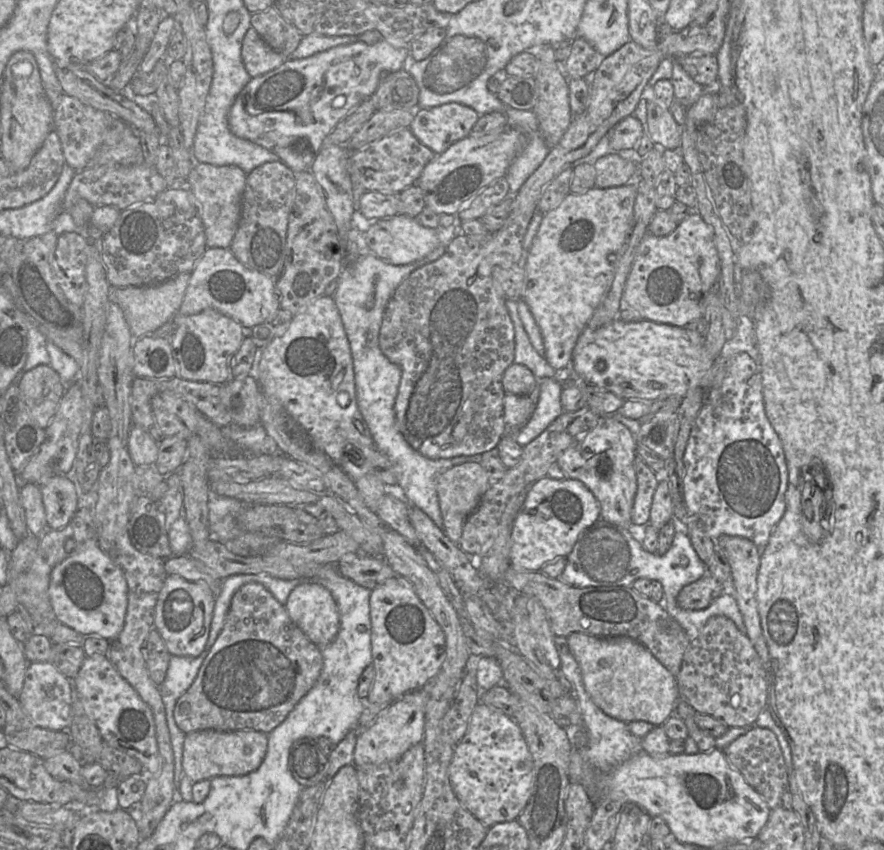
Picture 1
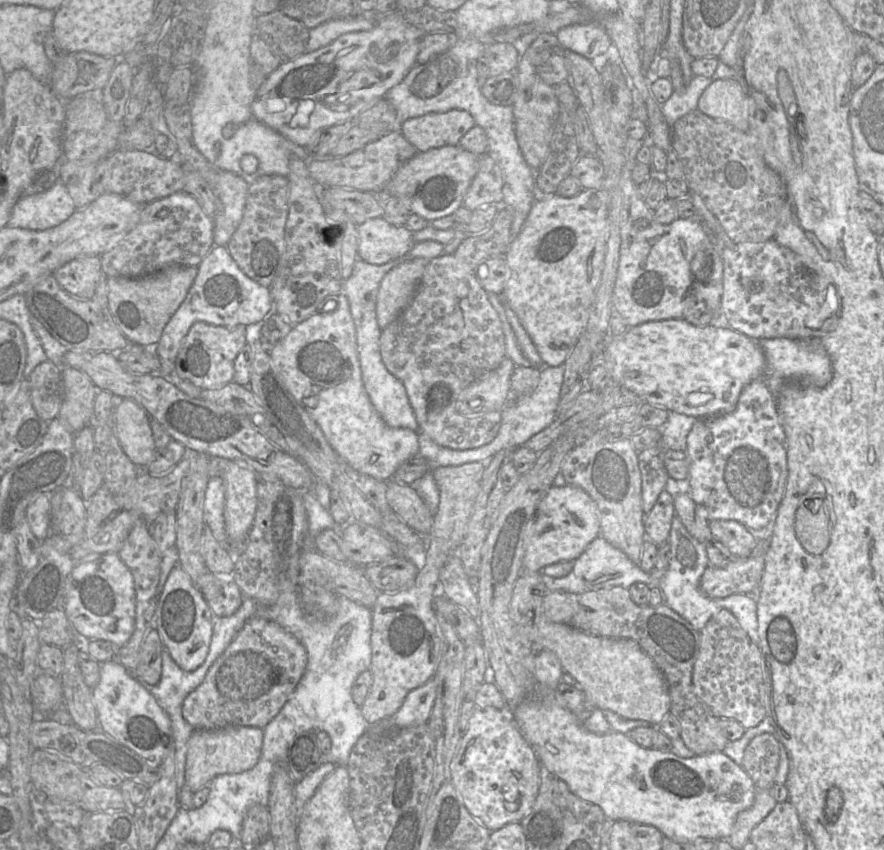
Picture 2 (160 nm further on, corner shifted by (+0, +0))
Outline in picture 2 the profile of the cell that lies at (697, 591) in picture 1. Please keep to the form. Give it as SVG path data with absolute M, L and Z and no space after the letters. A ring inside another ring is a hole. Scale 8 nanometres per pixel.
M768 541L759 542L746 558L735 558L721 568L709 565L701 576L700 591L713 599L737 593L758 594L767 551Z

